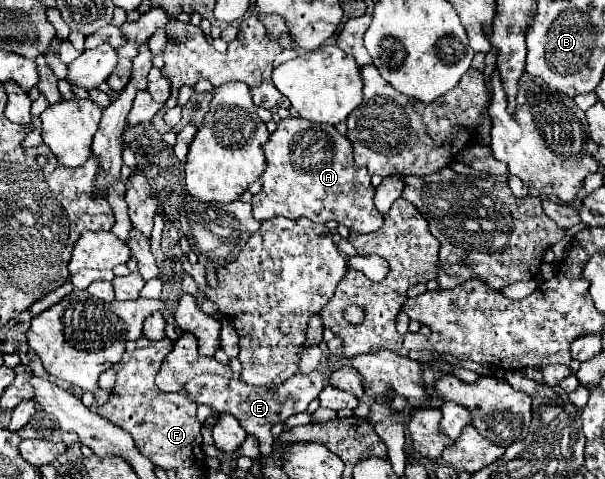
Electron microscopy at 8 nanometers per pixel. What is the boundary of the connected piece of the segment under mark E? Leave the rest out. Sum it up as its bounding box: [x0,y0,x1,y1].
[186,370,326,458]

